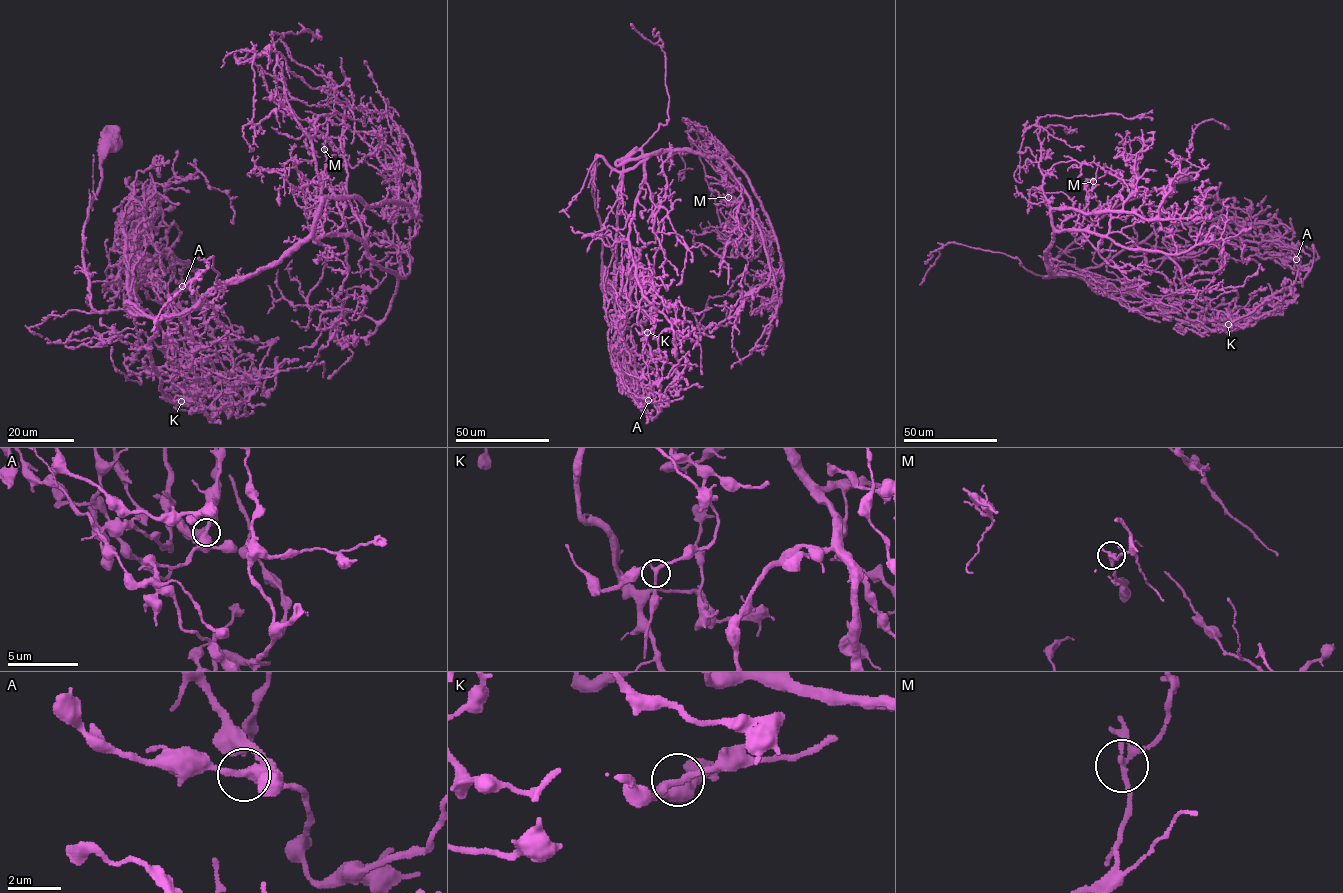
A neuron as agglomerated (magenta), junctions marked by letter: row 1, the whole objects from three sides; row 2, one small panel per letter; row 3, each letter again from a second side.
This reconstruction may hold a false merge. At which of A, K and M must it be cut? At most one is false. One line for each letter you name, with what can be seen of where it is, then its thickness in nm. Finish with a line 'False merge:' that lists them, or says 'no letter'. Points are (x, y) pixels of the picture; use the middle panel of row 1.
False merge: no letter

